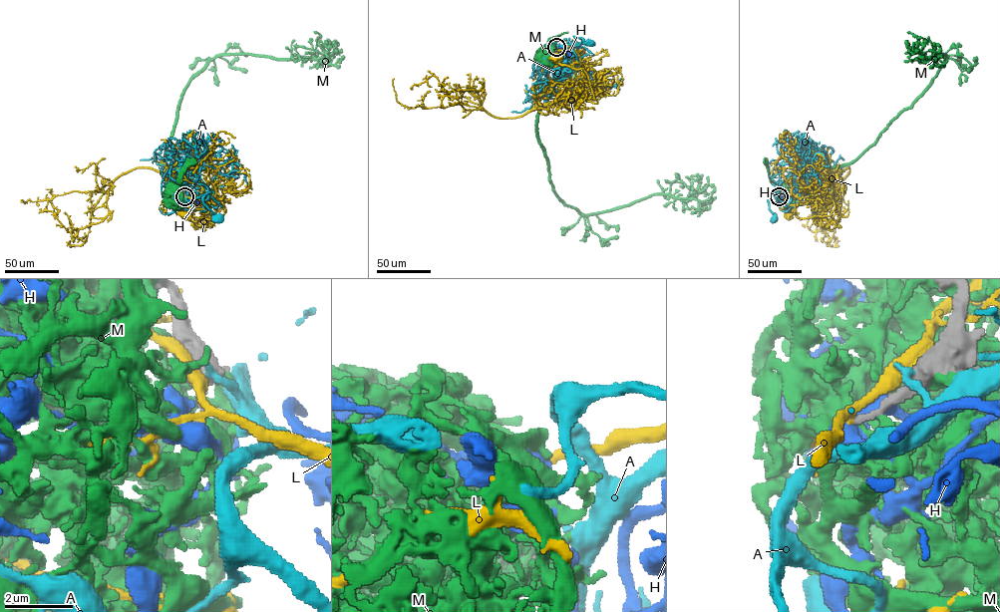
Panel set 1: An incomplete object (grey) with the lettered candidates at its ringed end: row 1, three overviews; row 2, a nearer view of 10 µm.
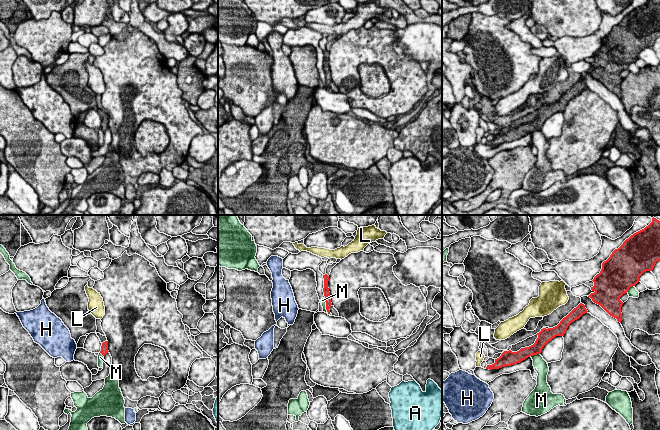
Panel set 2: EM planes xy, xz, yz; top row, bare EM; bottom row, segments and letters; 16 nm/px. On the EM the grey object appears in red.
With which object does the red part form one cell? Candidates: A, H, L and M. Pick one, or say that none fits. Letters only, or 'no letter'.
no letter

